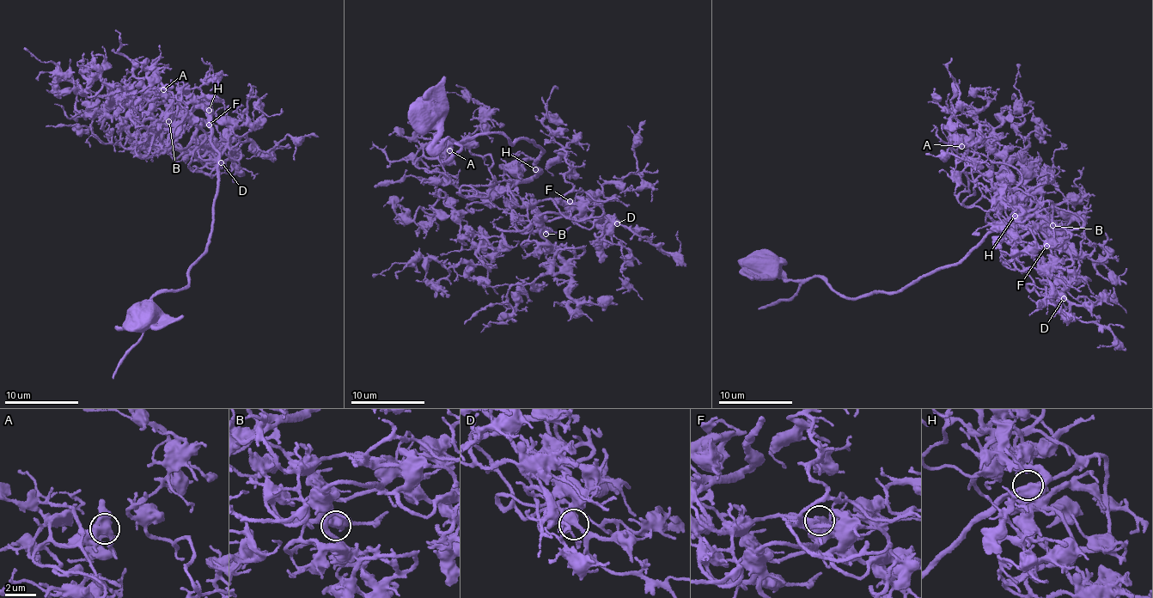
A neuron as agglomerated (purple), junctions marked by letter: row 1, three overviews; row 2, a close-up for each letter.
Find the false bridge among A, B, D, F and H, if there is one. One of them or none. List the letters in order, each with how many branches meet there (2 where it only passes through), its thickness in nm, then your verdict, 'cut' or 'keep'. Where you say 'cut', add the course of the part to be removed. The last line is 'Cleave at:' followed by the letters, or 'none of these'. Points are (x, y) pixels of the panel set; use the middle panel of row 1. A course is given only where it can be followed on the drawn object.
A: 3 | 500 nm | keep
B: 3 | 480 nm | keep
D: 3 | 440 nm | keep
F: 3 | 440 nm | keep
H: 3 | 500 nm | keep
Cleave at: none of these

